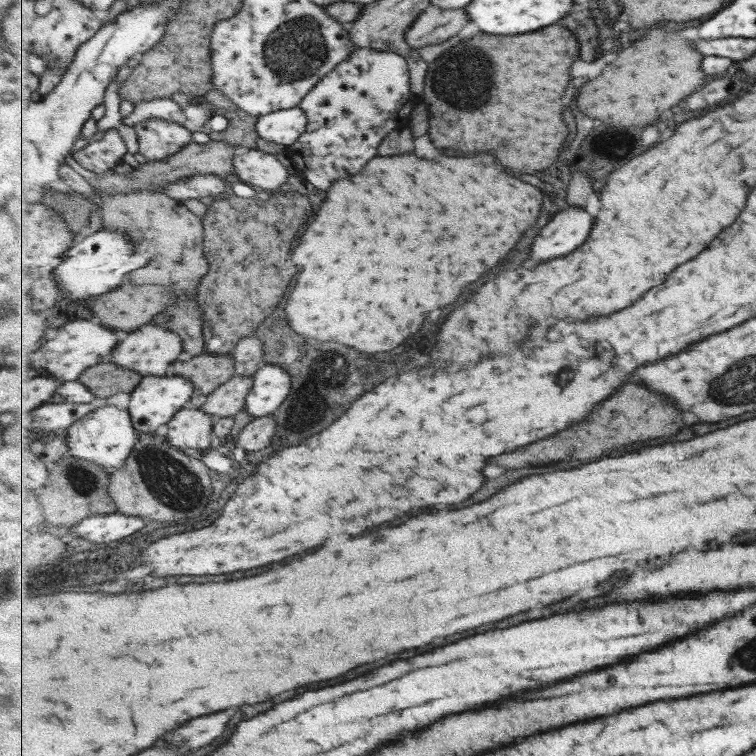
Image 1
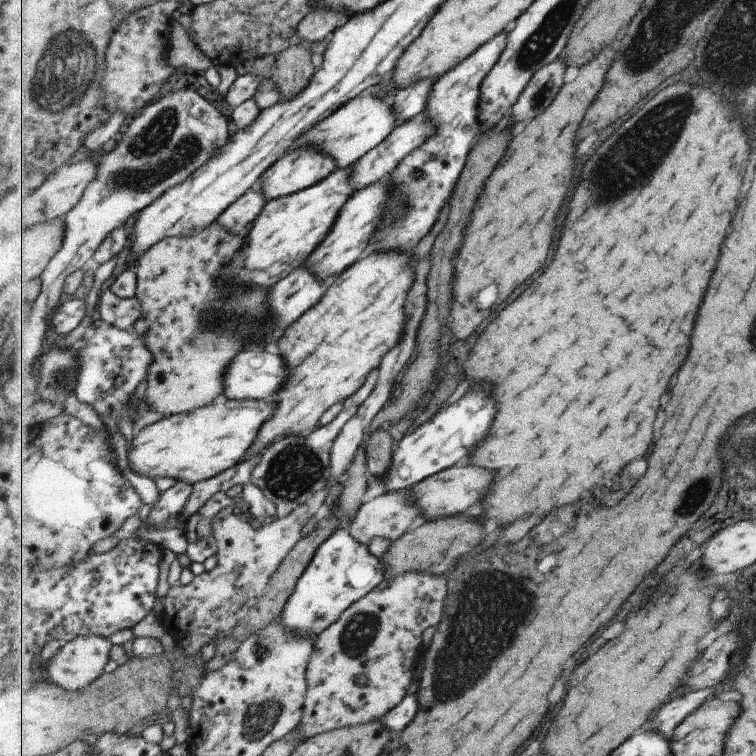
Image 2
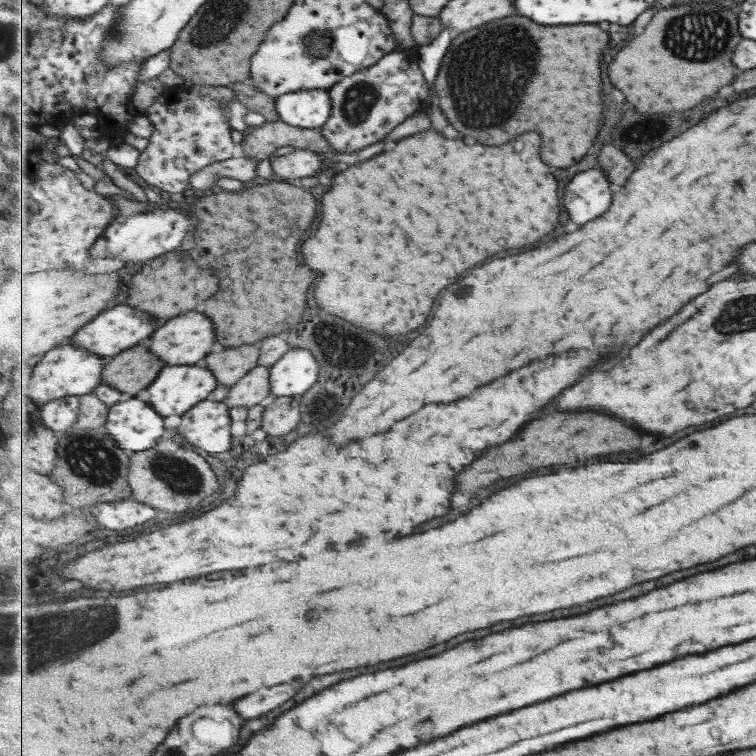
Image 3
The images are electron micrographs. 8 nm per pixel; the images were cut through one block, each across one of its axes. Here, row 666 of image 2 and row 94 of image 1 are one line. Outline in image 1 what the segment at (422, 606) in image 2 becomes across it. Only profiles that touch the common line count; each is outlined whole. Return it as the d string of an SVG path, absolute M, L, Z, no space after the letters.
M369 48L355 49L335 70L323 77L301 101L300 106L310 119L305 133L289 146L287 154L293 166L318 190L329 190L339 178L359 174L365 164L375 158L383 139L395 129L406 125L417 103L413 100L409 66L405 58L391 51Z

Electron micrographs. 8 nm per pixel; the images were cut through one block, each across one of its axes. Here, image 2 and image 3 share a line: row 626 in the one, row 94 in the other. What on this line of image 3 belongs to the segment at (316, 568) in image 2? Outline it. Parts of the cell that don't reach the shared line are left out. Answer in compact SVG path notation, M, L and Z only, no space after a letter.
M330 88L300 90L276 98L280 120L291 126L319 129L330 120Z

